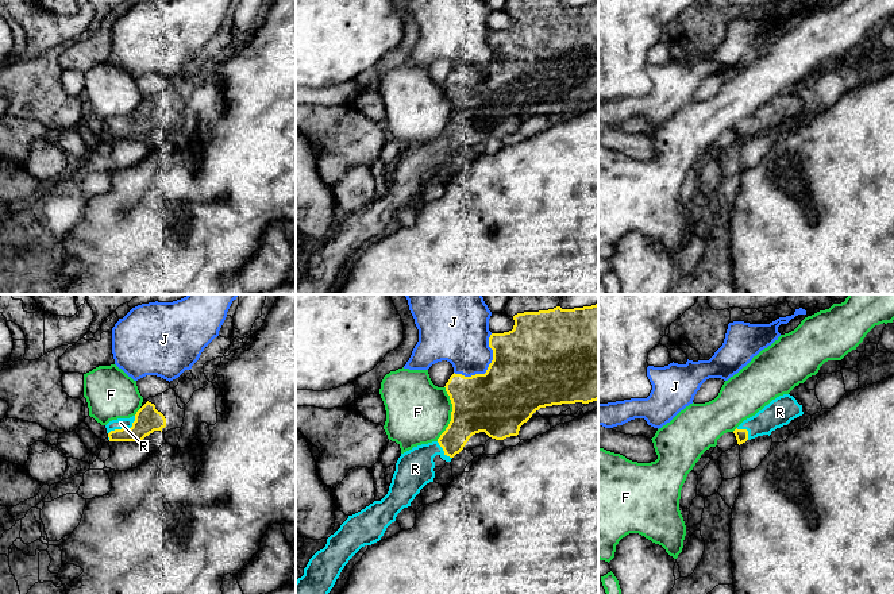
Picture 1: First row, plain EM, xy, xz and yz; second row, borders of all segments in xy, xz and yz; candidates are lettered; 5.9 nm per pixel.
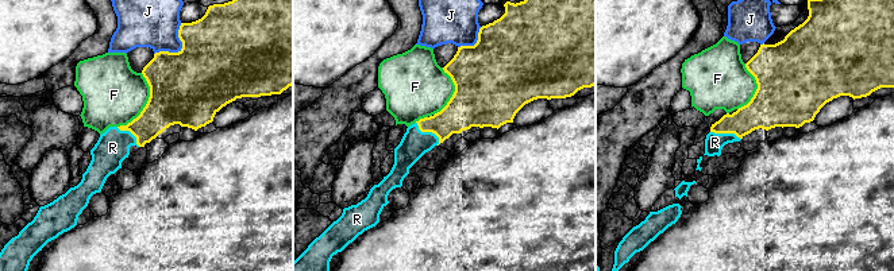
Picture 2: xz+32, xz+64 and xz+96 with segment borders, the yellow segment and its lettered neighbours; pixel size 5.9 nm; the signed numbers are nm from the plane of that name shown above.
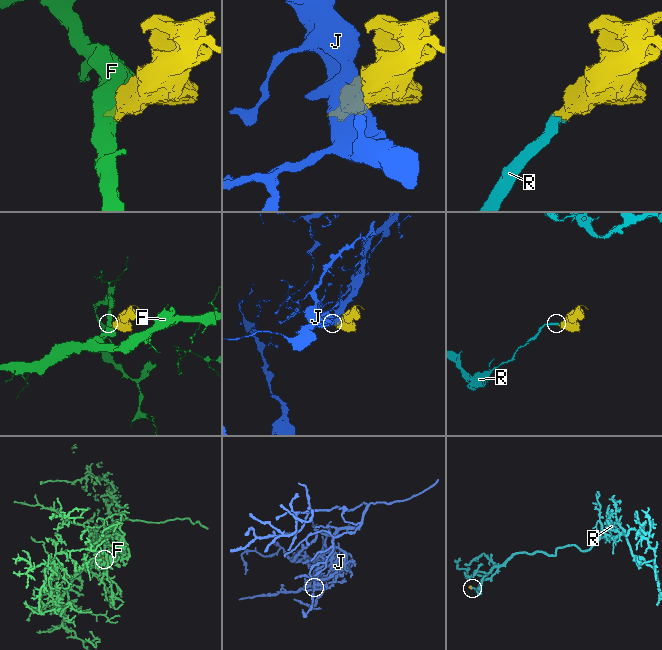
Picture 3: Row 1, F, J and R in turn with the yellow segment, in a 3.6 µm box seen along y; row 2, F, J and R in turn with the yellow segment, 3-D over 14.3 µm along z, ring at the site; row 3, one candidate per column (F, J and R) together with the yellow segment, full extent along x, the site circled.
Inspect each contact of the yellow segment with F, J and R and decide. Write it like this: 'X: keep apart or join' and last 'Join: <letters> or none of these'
F: keep apart
J: keep apart
R: join
Join: R

